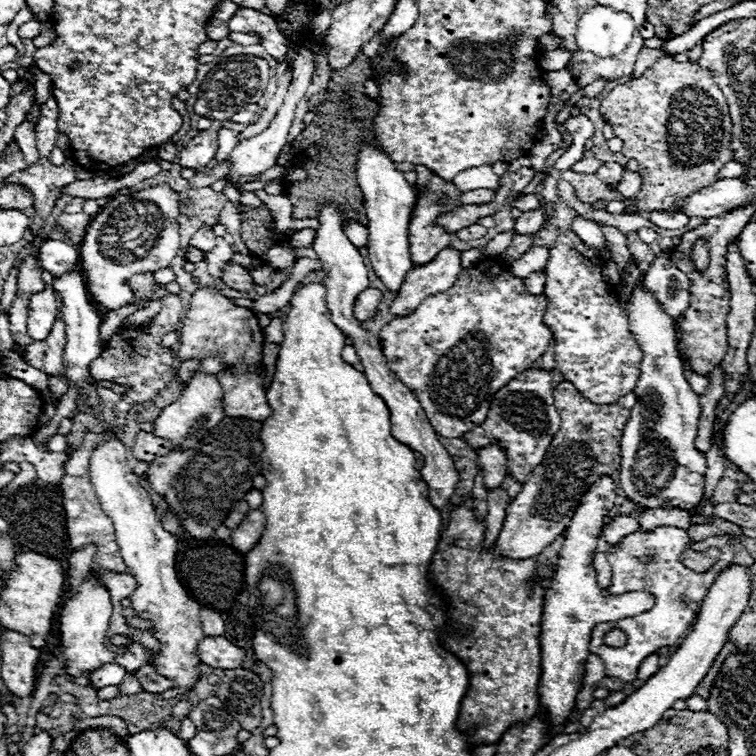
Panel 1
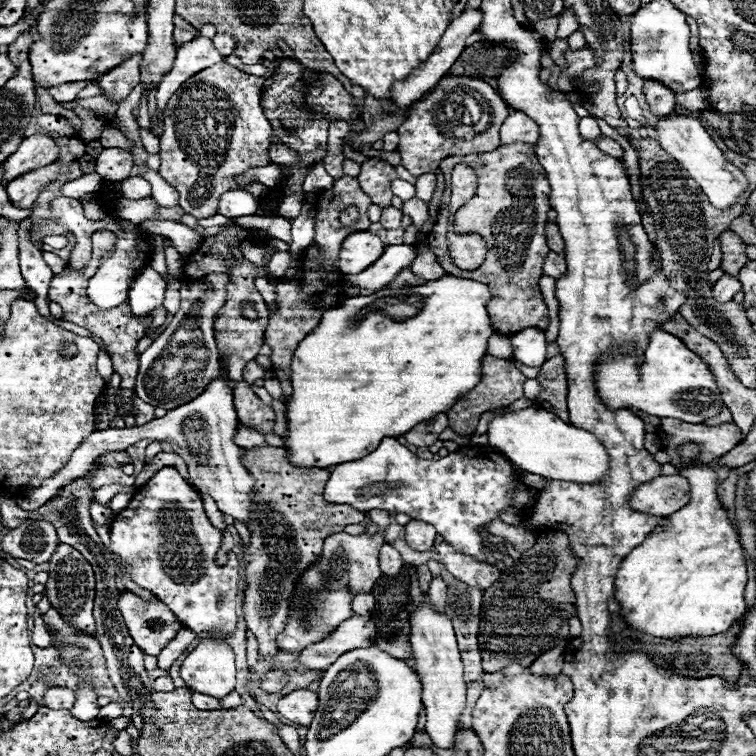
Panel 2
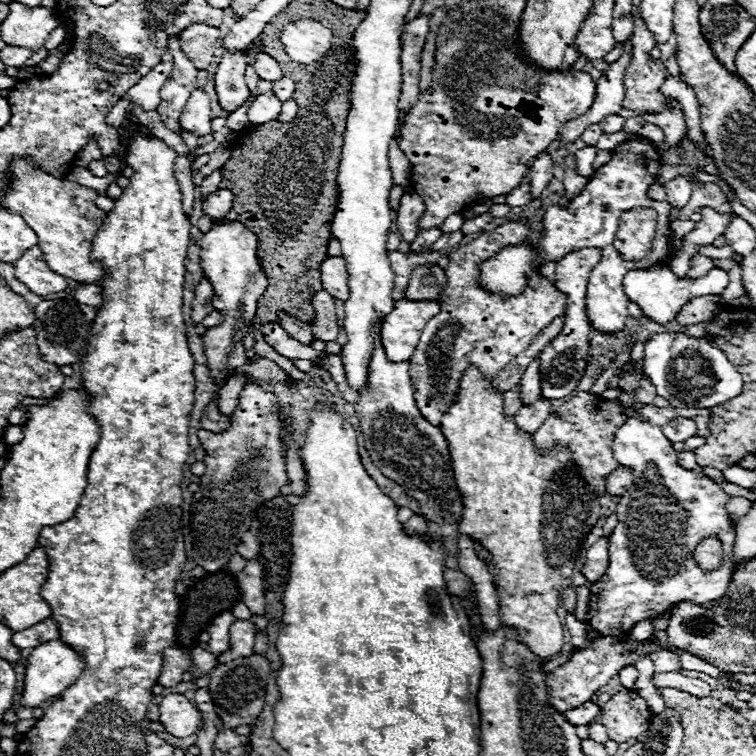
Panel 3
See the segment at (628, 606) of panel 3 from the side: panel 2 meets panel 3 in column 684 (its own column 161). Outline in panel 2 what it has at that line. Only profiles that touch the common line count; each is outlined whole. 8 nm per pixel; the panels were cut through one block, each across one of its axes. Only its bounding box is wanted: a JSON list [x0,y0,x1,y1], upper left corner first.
[110,466,238,636]

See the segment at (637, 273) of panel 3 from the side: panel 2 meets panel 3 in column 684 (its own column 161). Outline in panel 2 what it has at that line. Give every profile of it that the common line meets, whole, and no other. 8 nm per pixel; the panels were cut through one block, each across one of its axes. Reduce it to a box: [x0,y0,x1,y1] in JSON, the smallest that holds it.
[128,268,164,316]

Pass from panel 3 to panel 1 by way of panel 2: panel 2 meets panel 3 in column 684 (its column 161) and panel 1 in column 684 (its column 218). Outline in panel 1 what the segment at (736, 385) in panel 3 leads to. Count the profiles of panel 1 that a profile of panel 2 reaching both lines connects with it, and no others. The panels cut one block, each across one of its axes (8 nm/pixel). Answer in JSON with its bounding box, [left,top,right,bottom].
[644,252,708,394]

